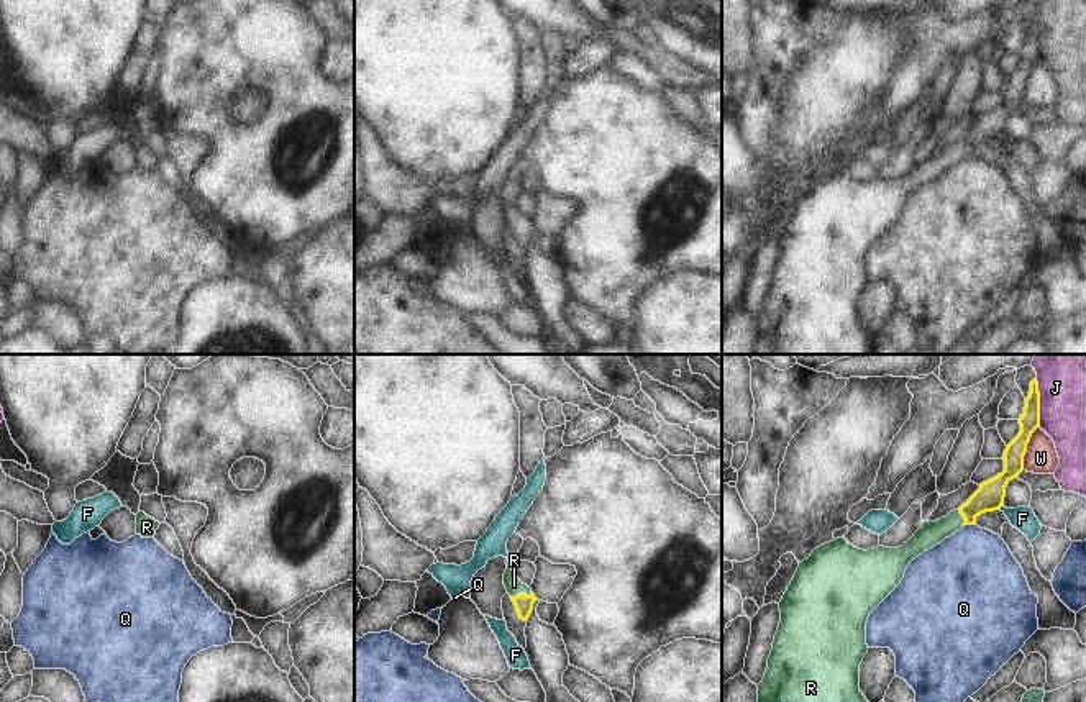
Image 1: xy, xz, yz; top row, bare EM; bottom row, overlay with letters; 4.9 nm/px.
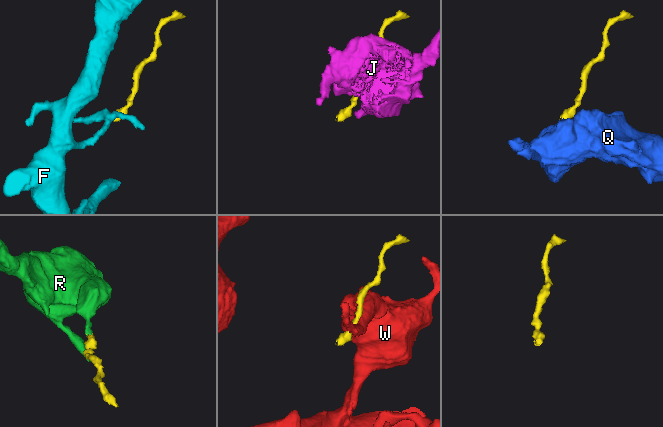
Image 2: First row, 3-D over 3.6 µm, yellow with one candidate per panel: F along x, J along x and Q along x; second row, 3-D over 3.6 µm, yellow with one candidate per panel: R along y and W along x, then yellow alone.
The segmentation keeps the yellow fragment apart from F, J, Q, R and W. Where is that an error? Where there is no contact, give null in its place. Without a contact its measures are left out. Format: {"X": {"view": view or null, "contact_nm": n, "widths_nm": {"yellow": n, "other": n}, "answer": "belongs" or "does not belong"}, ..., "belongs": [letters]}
{"F": {"view": "yz", "contact_nm": 40, "widths_nm": {"yellow": 140, "other": 120}, "answer": "does not belong"}, "J": {"view": "yz", "contact_nm": 240, "widths_nm": {"yellow": 100, "other": 220}, "answer": "does not belong"}, "Q": {"view": "yz", "contact_nm": 60, "widths_nm": {"yellow": 140, "other": 440}, "answer": "does not belong"}, "R": {"view": "xz", "contact_nm": 110, "widths_nm": {"yellow": 90, "other": 90}, "answer": "belongs"}, "W": {"view": "yz", "contact_nm": 240, "widths_nm": {"yellow": 100, "other": 160}, "answer": "does not belong"}, "belongs": ["R"]}

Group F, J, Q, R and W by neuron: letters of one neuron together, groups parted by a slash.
F / J / Q / R / W

